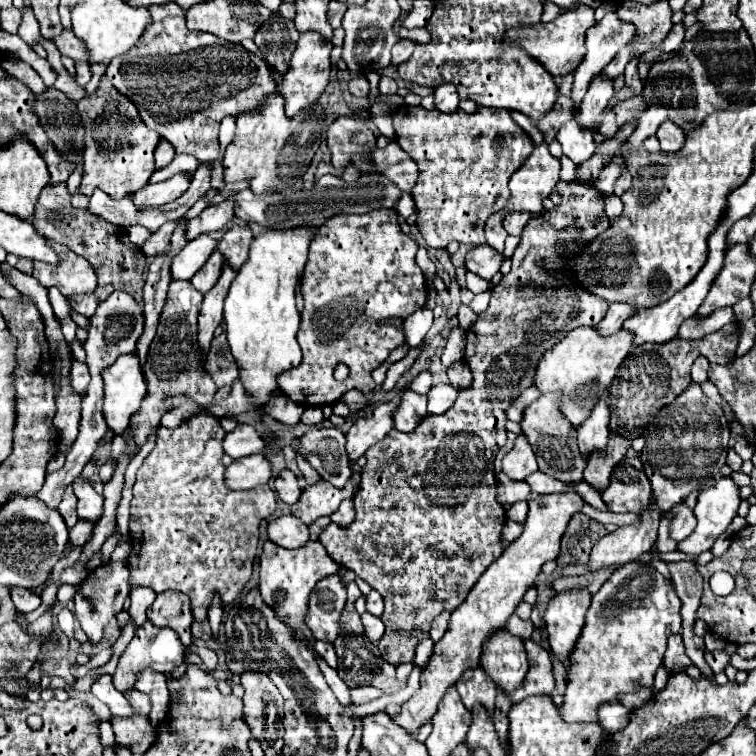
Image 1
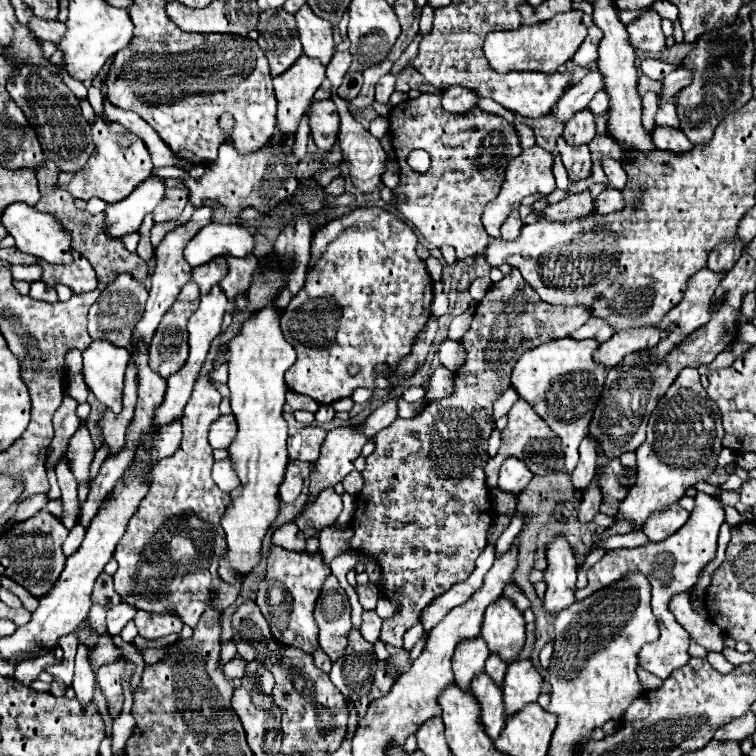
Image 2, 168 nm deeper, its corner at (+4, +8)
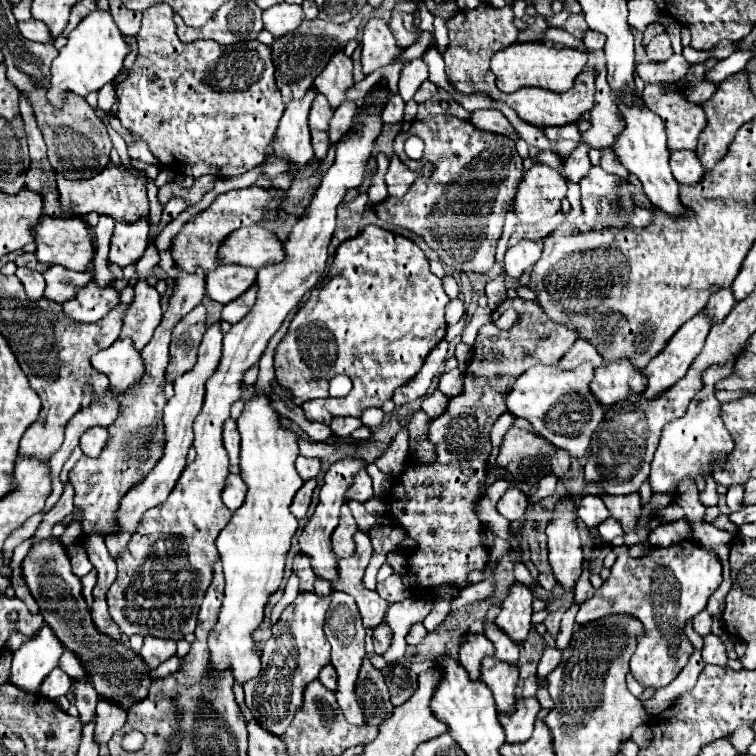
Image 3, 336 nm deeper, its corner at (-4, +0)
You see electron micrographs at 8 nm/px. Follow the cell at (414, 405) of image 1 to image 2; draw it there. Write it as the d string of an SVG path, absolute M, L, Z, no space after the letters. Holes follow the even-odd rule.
M397 398L387 400L383 406L379 406L365 422L365 434L375 436L379 430L387 428L393 420L397 420Z

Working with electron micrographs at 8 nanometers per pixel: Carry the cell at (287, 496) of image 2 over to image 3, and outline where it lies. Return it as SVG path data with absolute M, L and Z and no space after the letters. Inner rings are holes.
M307 480L307 482L303 484L303 488L295 494L295 500L293 500L293 504L291 504L291 512L293 512L293 516L295 516L297 520L305 518L307 508L309 508L309 504L311 504L311 496L313 496L315 486L317 486L315 480Z

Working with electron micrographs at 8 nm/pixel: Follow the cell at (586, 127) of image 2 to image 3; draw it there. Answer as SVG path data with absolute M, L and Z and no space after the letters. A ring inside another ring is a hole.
M579 144L571 154L569 158L565 160L565 168L563 168L563 178L569 180L569 182L579 182L583 180L583 176L587 176L589 168L591 168L591 162L589 162L589 156L587 156L589 148L585 144Z

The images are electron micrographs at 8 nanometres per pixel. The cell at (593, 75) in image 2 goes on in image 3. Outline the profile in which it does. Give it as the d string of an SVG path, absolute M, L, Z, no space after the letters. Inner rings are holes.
M569 124L569 126L557 126L557 128L543 128L543 134L549 138L549 140L563 140L563 138L571 138L571 140L579 140L579 130L575 124Z

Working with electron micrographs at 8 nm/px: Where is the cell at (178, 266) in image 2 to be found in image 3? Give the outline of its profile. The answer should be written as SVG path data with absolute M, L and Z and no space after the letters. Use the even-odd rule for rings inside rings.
M179 272L175 274L175 290L169 300L169 308L163 314L161 324L155 330L155 336L151 342L141 350L143 358L143 380L135 386L135 392L127 394L127 400L121 402L119 418L109 426L109 440L103 446L103 452L97 458L81 458L75 468L69 472L69 482L75 488L75 508L81 512L81 516L67 516L63 520L63 526L69 526L71 522L79 522L83 530L83 538L97 532L101 536L107 536L109 532L119 532L119 520L117 510L121 504L121 498L135 486L151 468L155 468L159 456L163 456L163 406L167 404L167 398L163 394L163 386L167 384L165 368L169 364L169 340L173 326L195 306L201 304L201 298L205 294L203 282L205 272Z

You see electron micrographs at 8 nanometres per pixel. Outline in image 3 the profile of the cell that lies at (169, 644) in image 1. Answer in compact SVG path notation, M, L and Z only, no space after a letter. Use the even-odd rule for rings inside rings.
M99 700L97 704L97 720L95 720L95 742L107 744L111 736L125 724L127 712L119 708L119 704L109 700Z

